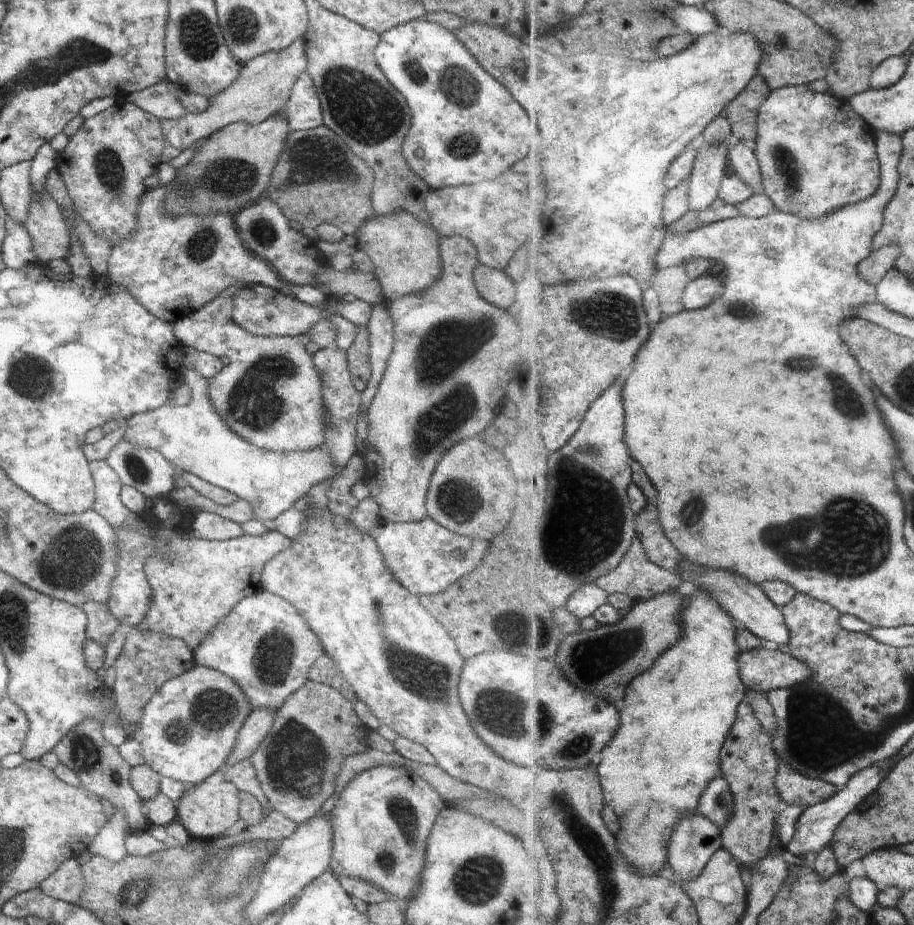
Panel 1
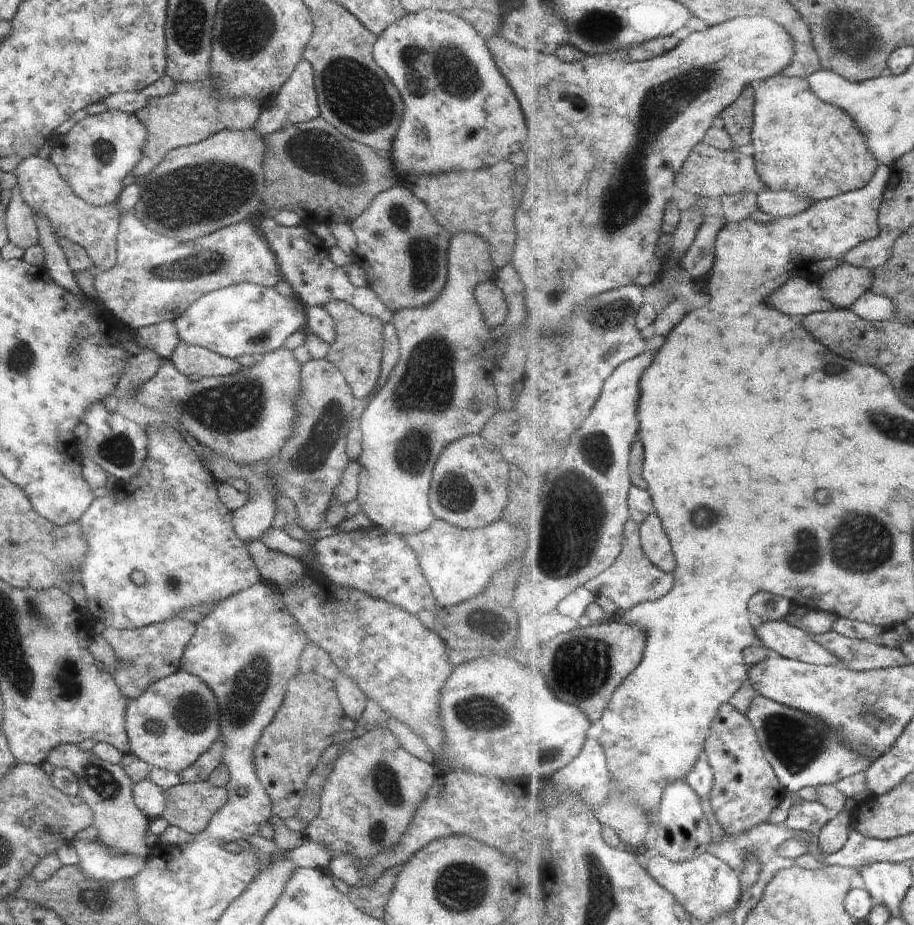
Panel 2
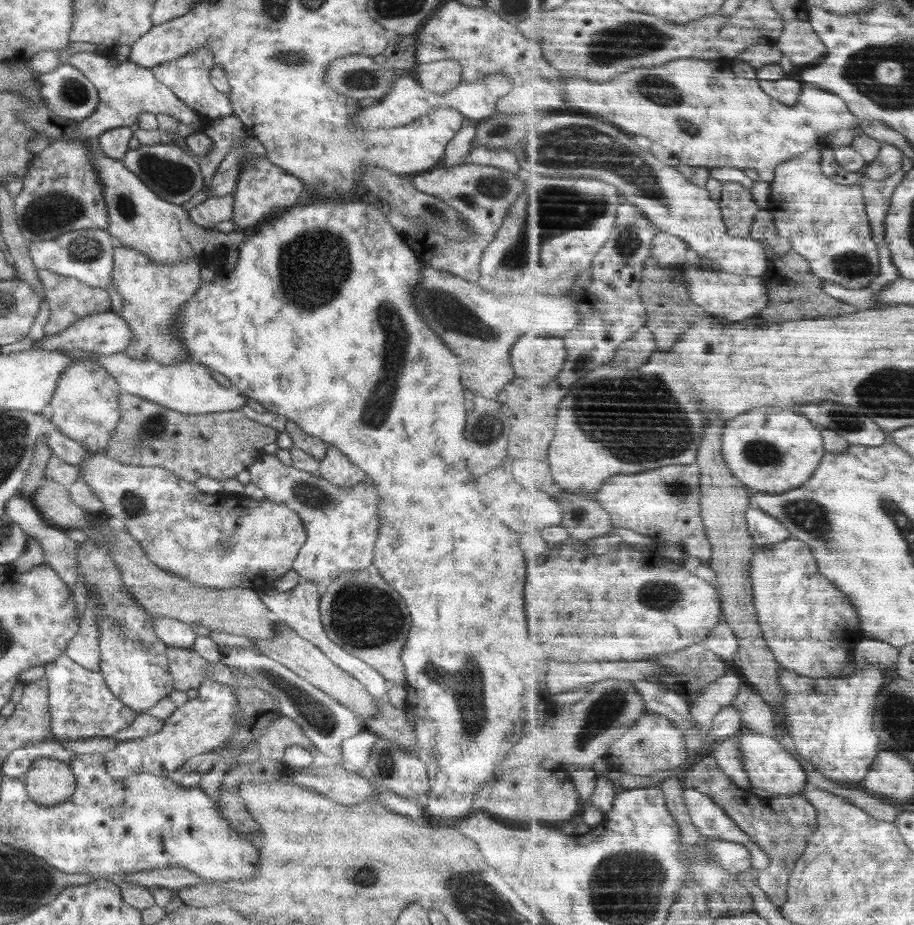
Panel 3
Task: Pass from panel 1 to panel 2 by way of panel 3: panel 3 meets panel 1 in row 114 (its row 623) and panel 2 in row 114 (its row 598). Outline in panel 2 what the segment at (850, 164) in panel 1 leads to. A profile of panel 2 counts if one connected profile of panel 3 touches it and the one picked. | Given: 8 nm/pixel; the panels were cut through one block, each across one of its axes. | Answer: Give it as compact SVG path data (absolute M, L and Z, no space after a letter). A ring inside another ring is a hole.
M780 73L756 85L757 105L753 128L754 158L761 179L775 191L792 191L814 202L857 191L871 183L881 162L869 147L867 136L854 117L843 108L823 101L804 77L784 76Z

